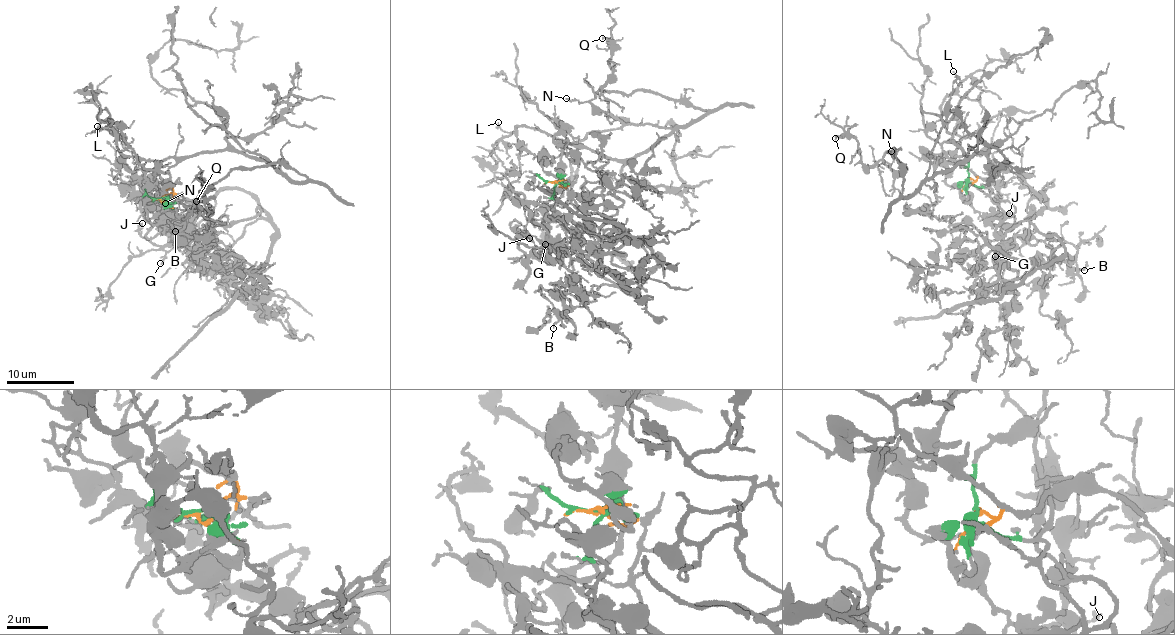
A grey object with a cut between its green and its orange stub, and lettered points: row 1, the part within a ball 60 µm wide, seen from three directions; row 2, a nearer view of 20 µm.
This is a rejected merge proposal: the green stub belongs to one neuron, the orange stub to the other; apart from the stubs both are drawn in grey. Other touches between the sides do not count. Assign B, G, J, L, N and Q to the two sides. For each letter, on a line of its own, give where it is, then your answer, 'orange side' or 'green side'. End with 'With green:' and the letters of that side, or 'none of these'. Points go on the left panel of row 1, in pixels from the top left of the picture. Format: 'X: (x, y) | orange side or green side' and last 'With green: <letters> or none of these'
B: (175, 231) | green side
G: (160, 263) | green side
J: (142, 223) | green side
L: (97, 126) | orange side
N: (165, 203) | orange side
Q: (196, 201) | orange side
With green: B, G, J

